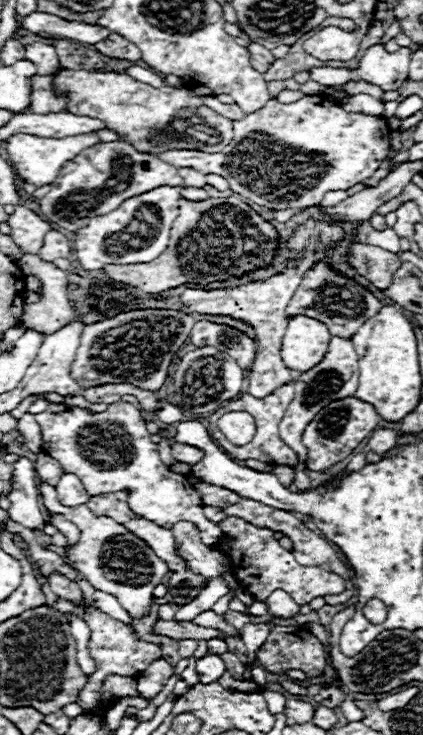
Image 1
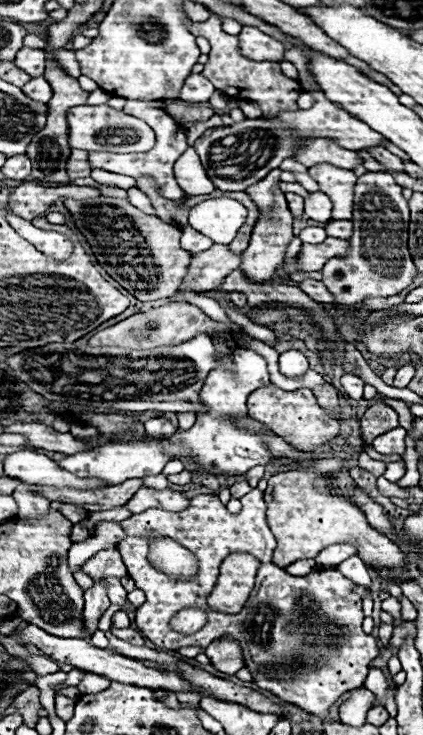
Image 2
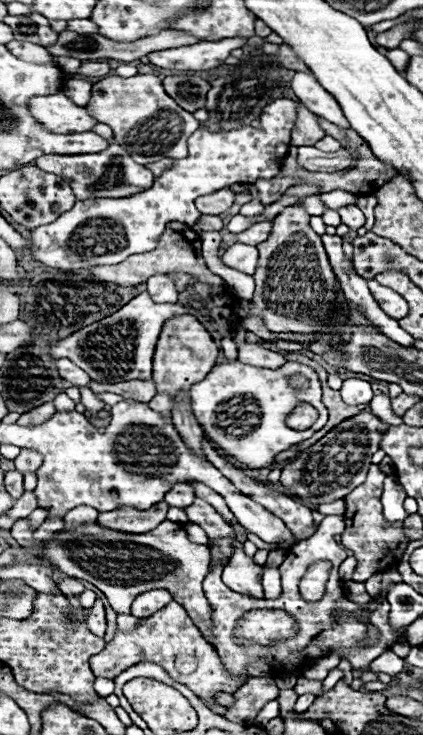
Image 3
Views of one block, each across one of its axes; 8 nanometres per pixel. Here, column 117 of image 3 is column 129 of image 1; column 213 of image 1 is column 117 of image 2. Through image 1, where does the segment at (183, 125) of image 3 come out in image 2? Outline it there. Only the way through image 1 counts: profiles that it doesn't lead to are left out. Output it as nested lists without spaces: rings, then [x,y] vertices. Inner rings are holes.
[[[108,104],[74,106],[70,108],[68,124],[70,124],[70,136],[68,136],[70,146],[82,148],[86,152],[94,148],[106,148],[108,152],[148,152],[156,142],[152,128],[144,120],[124,114],[122,110],[114,110]]]

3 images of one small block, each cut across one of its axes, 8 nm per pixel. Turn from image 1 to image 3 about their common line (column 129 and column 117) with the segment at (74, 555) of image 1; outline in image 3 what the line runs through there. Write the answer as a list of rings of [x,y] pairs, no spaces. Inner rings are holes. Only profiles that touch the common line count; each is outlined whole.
[[[20,518],[14,522],[10,532],[20,546],[40,548],[40,556],[64,574],[88,580],[100,588],[116,612],[130,614],[130,604],[138,594],[154,588],[166,588],[174,600],[186,608],[208,644],[212,644],[212,608],[202,592],[202,580],[208,574],[210,564],[210,548],[190,542],[184,524],[164,520],[144,534],[118,532],[102,528],[100,524],[82,524],[74,528],[64,526],[64,530],[56,532],[52,540],[38,542],[34,540],[36,528],[30,526],[28,518]]]

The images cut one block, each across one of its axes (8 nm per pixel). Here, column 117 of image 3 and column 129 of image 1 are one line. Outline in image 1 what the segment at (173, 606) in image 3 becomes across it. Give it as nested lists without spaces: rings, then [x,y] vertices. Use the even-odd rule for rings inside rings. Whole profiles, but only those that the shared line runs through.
[[[90,608],[86,612],[86,624],[90,626],[92,630],[92,638],[90,638],[90,644],[88,644],[88,650],[90,650],[90,656],[96,660],[96,672],[92,676],[88,676],[88,684],[84,686],[84,692],[80,692],[80,700],[78,704],[88,710],[92,708],[98,700],[100,700],[100,694],[102,694],[102,682],[106,676],[112,676],[112,674],[118,674],[118,676],[138,676],[142,674],[154,660],[162,658],[162,650],[160,646],[156,644],[150,644],[150,642],[140,642],[132,636],[132,632],[126,628],[124,622],[120,620],[114,620],[112,616],[96,610],[96,608]]]

